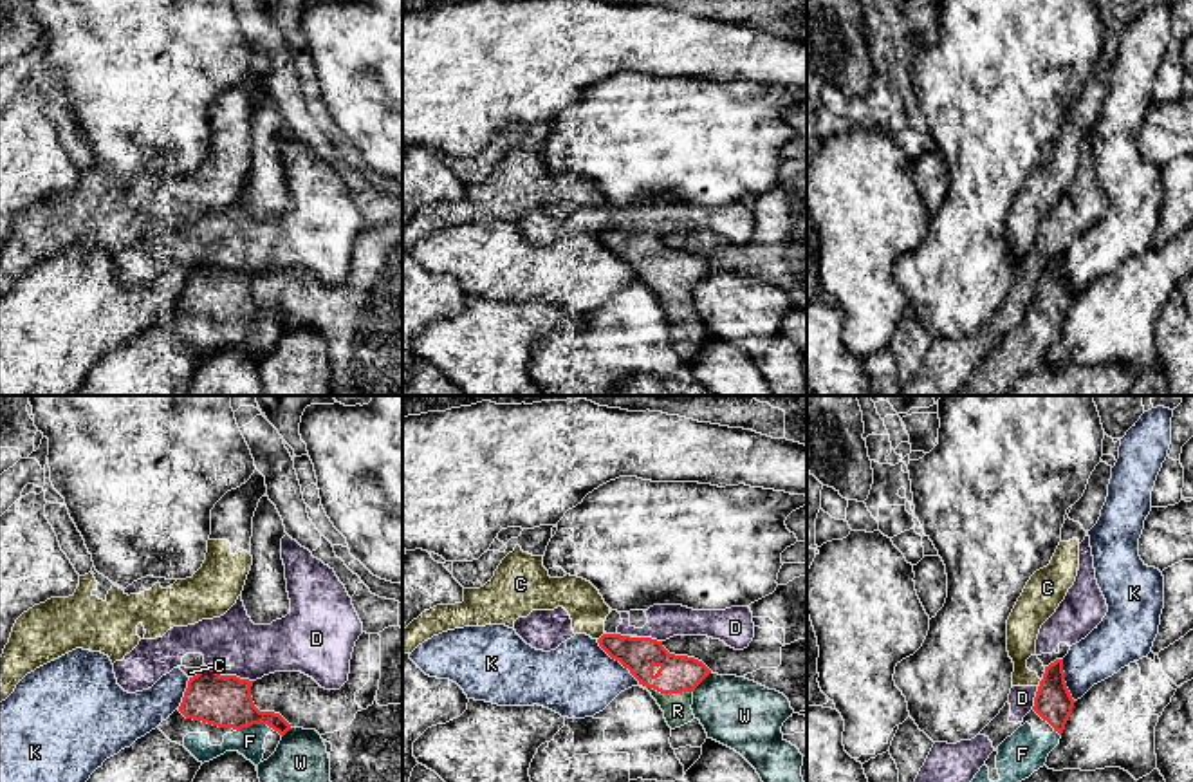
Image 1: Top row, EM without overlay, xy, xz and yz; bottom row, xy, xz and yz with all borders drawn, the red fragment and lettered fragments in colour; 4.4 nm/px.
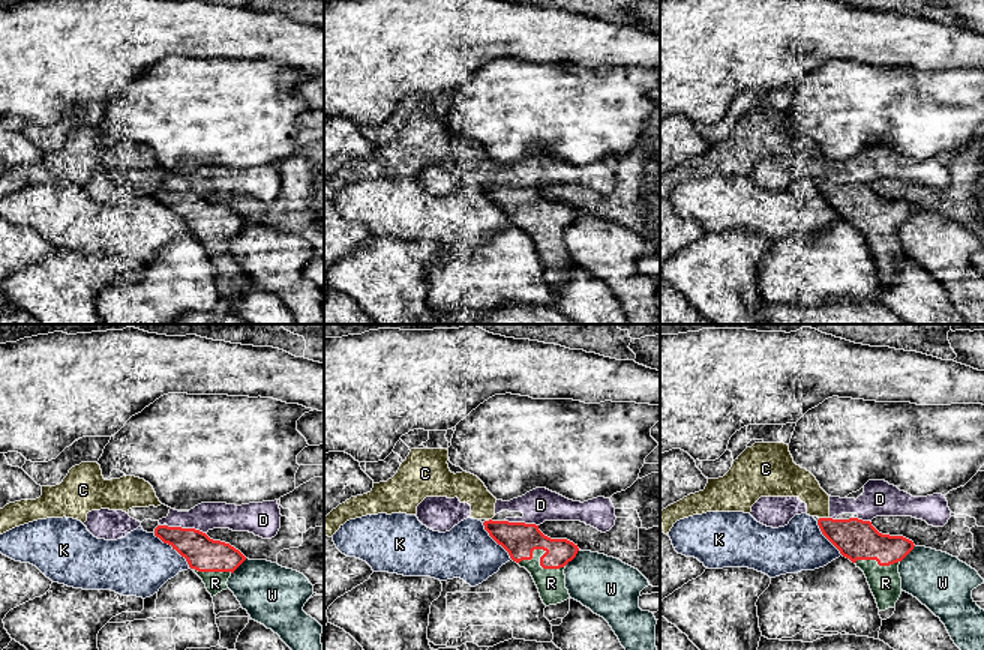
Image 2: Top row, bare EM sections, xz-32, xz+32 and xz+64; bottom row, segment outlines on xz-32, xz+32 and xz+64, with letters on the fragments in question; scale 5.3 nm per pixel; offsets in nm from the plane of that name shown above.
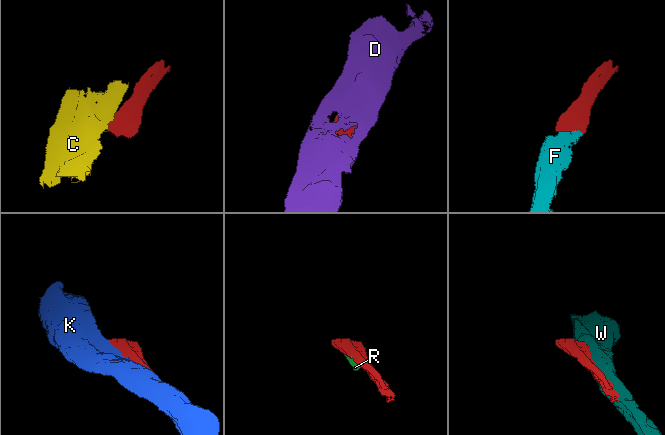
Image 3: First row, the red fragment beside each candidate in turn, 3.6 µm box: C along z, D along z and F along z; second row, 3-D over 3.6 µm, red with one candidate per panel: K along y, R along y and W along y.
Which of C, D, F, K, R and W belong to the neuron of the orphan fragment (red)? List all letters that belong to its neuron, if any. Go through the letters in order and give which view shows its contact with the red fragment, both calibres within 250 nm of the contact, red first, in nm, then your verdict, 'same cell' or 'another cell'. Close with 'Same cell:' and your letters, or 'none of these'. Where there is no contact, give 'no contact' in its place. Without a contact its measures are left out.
C: contact in xz; calibres 160 and 170 nm; another cell
D: contact in xy; calibres 240 and 240 nm; another cell
F: contact in xy; calibres 240 and 130 nm; same cell
K: contact in xz; calibres 160 and 340 nm; another cell
R: contact in xz; calibres 170 and 130 nm; same cell
W: contact in xz; calibres 170 and 320 nm; another cell
Same cell: F, R

